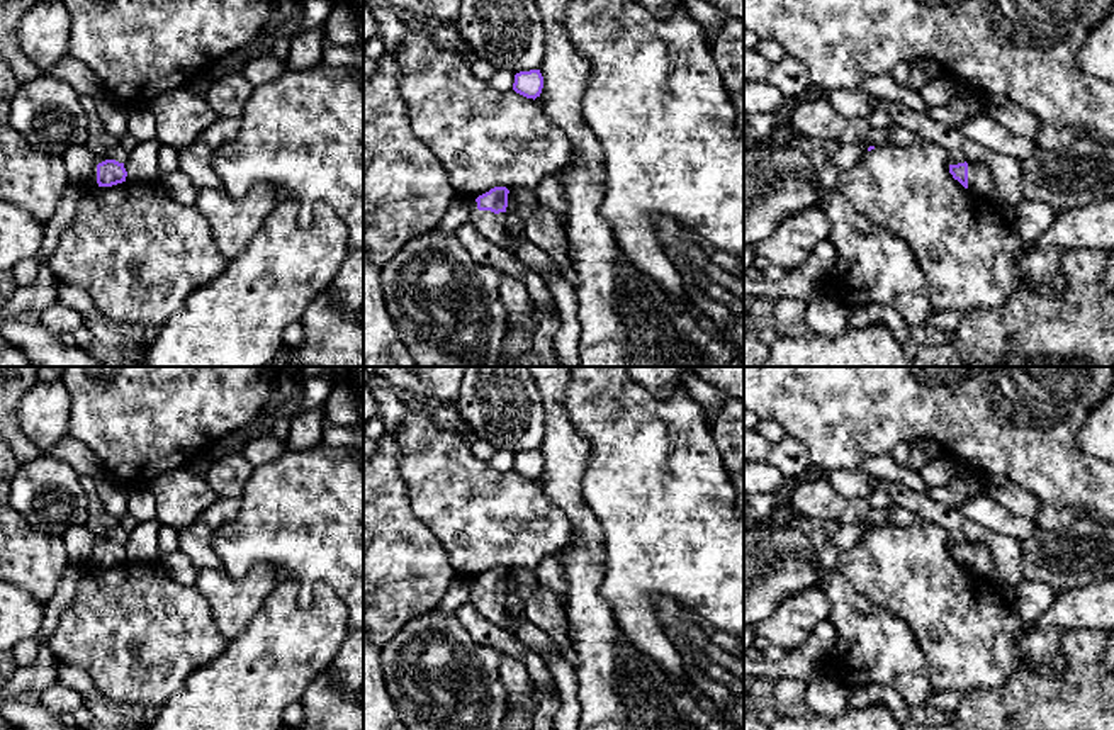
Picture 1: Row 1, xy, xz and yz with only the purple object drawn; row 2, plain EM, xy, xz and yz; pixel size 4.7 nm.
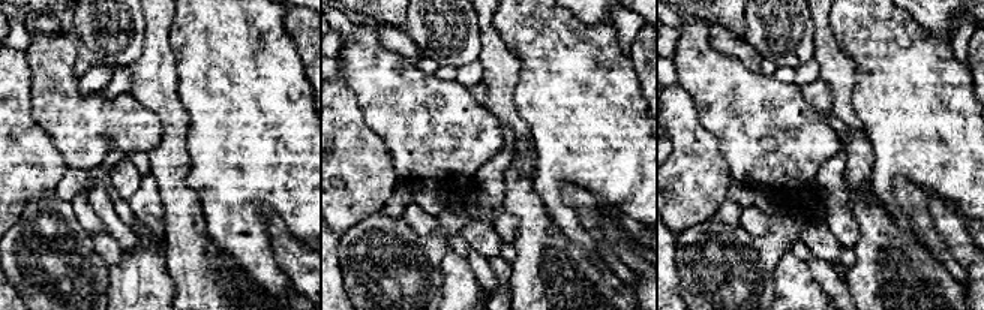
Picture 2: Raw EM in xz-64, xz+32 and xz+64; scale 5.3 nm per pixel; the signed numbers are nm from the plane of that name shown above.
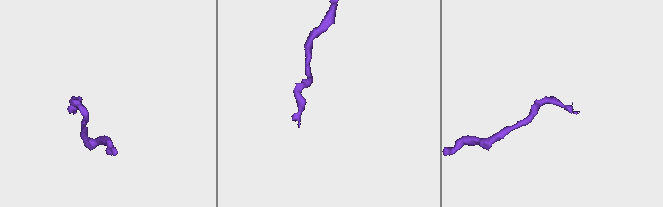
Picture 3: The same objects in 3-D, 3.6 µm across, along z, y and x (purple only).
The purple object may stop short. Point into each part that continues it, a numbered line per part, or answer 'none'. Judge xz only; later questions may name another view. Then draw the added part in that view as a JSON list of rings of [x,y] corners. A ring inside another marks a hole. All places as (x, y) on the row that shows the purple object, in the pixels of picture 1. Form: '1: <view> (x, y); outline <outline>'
1: xz (489, 224); outline [[[472,200],[469,207],[469,222],[491,243],[509,248],[509,234],[504,227],[506,212],[494,214],[491,211],[479,211],[477,202]]]

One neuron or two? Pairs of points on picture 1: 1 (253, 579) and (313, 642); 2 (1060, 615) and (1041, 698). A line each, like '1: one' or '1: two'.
1: two
2: two

